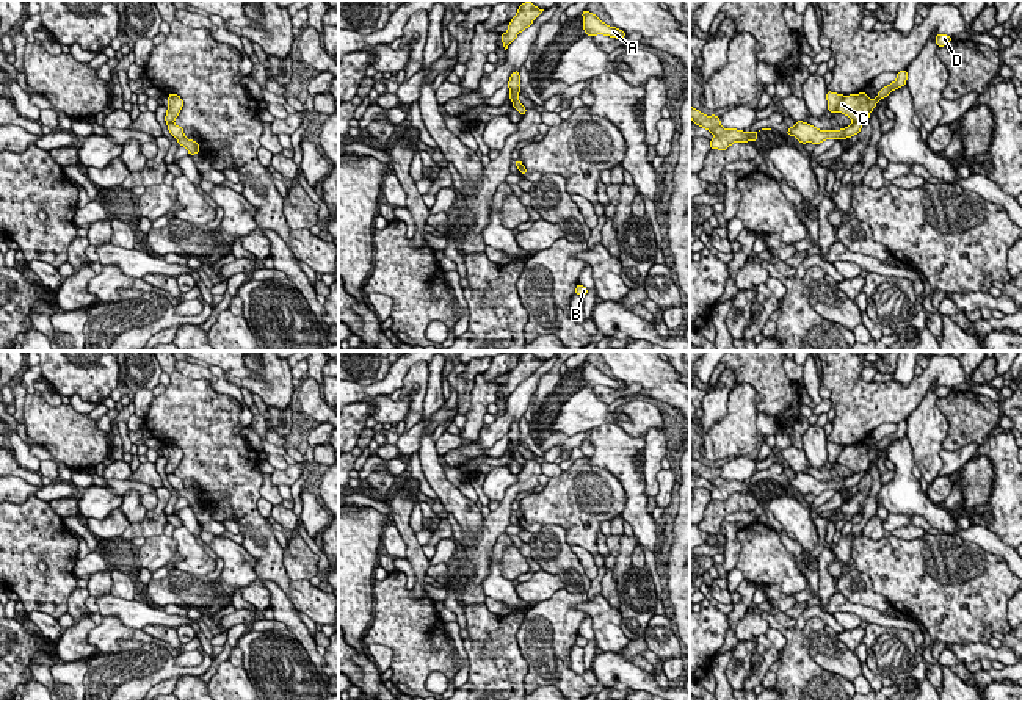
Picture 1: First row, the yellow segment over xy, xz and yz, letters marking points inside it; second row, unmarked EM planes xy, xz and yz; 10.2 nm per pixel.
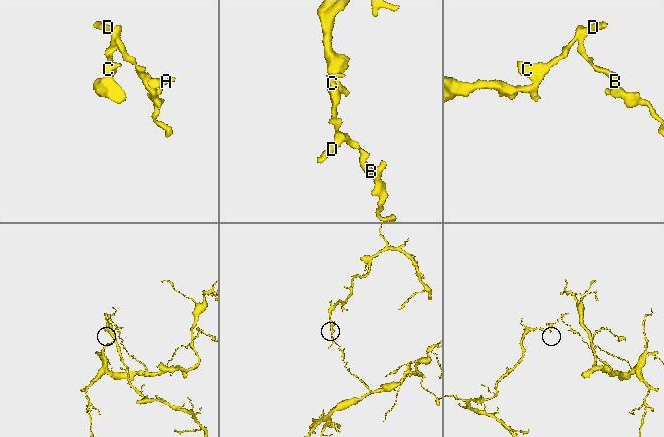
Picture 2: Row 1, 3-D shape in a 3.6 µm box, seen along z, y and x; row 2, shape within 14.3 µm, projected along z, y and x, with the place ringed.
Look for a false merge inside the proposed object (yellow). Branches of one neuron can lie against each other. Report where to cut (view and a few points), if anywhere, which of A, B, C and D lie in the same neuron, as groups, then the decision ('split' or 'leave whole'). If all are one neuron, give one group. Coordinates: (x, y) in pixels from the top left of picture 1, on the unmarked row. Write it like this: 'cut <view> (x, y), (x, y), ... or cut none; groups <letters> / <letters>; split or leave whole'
cut yz (855, 472), (862, 474); groups A / B C D; split

